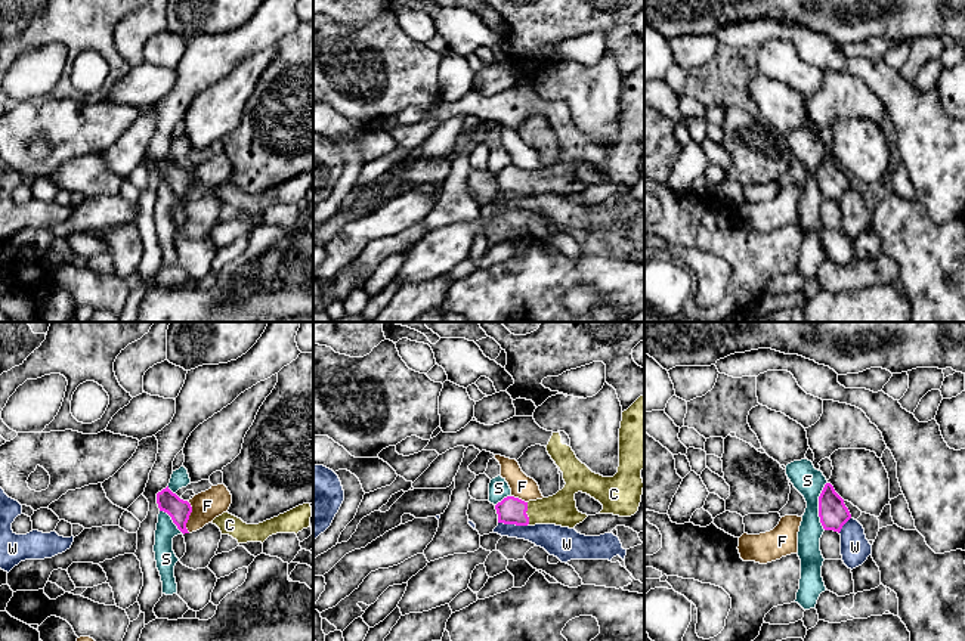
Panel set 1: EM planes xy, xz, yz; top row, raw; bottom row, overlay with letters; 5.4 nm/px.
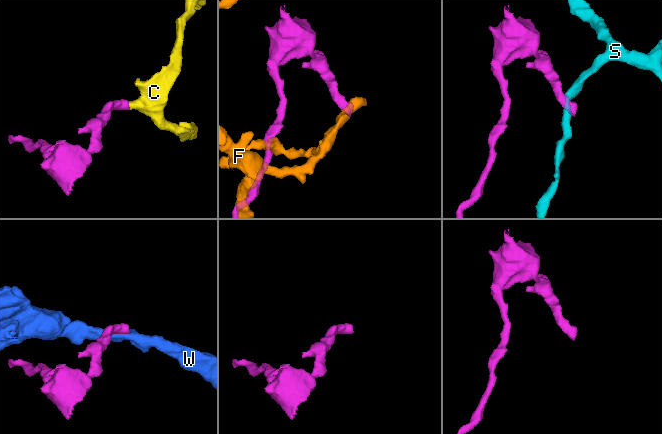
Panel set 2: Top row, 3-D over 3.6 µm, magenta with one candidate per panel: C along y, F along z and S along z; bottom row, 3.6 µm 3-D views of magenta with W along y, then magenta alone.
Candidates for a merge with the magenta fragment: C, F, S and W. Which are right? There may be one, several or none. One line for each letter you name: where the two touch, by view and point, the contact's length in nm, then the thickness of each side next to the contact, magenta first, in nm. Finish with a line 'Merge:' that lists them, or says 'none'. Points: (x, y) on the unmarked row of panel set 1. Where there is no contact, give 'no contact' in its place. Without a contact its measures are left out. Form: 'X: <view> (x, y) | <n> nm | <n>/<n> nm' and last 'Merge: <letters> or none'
C: xz (526, 183) | 130 nm | 150/170 nm
Merge: C

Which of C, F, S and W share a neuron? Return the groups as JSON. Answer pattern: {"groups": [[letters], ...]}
{"groups": [["C"], ["F"], ["S"], ["W"]]}

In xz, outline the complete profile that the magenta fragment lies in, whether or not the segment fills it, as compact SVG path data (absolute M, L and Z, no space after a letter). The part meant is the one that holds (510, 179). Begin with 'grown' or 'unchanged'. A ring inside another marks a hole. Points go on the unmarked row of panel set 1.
grown; M644 64L622 81L619 97L619 136L613 146L593 142L570 117L565 100L547 100L533 86L513 86L504 92L485 95L470 90L457 102L440 100L424 120L439 124L457 115L519 128L535 114L547 117L560 143L560 160L548 167L525 171L507 165L495 174L498 192L516 195L556 193L573 198L588 185L576 177L575 164L587 162L603 174L599 183L631 186L638 180L644 151Z

